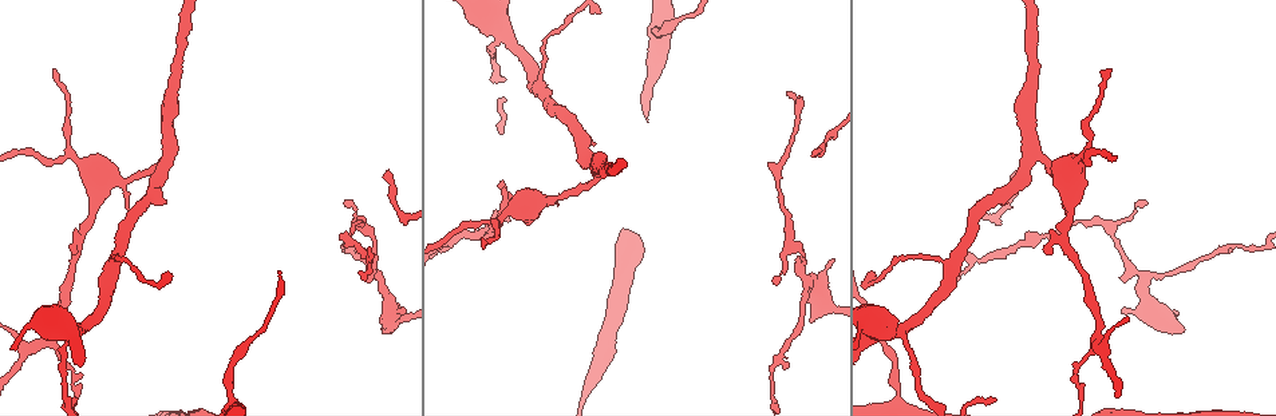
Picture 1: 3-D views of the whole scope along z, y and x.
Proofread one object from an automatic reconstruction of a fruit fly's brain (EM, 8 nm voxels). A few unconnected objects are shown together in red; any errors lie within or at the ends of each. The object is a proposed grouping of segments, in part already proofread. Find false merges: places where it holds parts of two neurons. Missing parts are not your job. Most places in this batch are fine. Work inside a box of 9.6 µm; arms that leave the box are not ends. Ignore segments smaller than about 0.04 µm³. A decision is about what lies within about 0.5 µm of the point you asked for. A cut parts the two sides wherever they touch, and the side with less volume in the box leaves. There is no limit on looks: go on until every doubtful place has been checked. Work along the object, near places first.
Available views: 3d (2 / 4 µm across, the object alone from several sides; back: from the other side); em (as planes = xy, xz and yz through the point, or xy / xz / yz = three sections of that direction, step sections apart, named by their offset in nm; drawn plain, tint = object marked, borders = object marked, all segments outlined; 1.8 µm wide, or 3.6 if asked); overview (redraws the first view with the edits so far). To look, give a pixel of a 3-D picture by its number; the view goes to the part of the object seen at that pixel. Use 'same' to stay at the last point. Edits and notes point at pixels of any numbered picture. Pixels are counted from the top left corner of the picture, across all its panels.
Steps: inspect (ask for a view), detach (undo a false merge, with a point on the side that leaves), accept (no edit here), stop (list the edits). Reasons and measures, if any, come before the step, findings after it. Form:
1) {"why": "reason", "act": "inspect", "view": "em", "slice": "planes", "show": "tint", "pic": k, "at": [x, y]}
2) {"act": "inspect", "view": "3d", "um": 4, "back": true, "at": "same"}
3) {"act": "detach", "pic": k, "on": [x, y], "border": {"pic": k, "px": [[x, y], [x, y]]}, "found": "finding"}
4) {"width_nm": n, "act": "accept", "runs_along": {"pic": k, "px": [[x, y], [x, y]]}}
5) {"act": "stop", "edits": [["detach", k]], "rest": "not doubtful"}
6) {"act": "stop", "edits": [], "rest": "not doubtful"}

{"why": "calibre changes", "act": "inspect", "view": "3d", "um": 4, "pic": 1, "at": [1153, 314]}

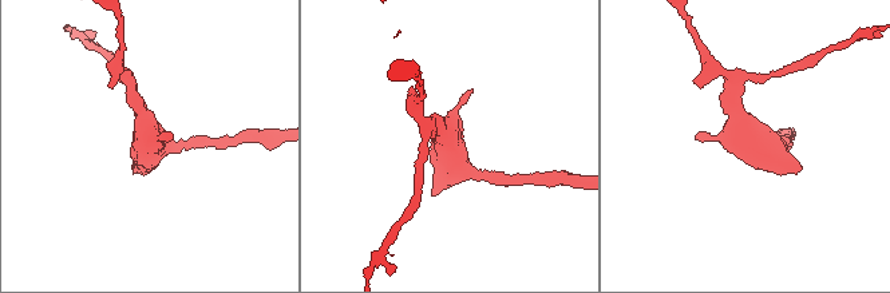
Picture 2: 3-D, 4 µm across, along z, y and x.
{"why": "now the EM", "act": "inspect", "view": "em", "slice": "yz", "step": 4, "show": "tint", "pic": 2, "at": [148, 141]}

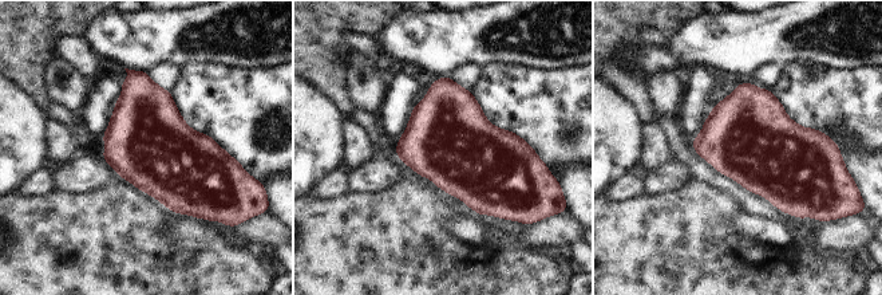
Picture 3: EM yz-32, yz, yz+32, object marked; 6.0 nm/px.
{"act": "inspect", "view": "em", "slice": "planes", "show": "tint", "at": "same"}

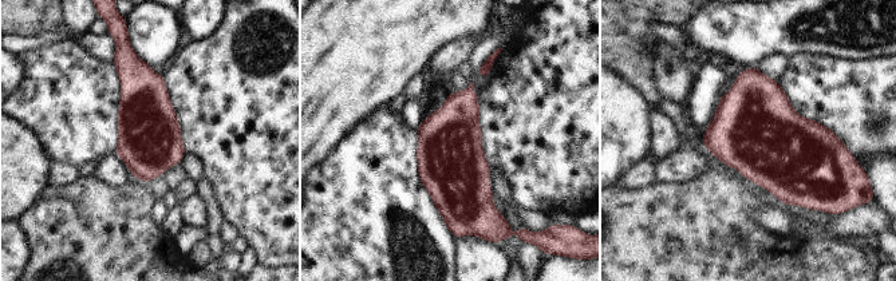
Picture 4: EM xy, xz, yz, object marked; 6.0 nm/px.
{"act": "accept", "found": "one neuron here"}

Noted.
{"why": "three-way junction", "act": "inspect", "view": "3d", "um": 4, "pic": 1, "at": [905, 338]}

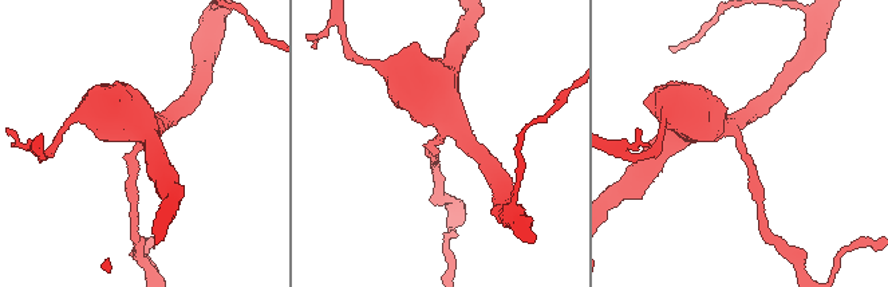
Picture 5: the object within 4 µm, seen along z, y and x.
{"arms": 3, "why": "now the EM", "act": "inspect", "view": "em", "slice": "planes", "show": "plain", "pic": 5, "at": [136, 142]}

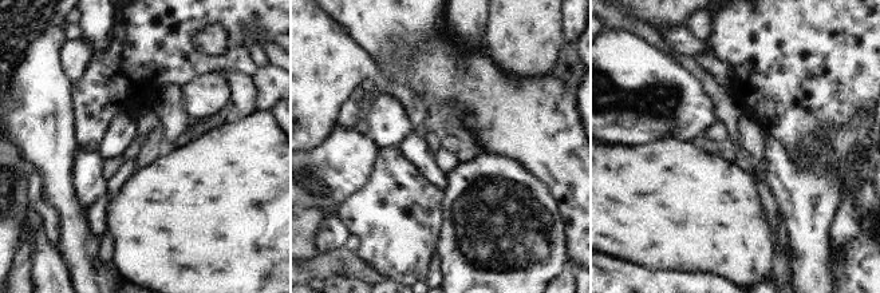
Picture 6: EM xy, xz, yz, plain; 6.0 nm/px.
{"why": "where the object lies", "act": "inspect", "view": "em", "slice": "planes", "show": "tint", "at": "same"}

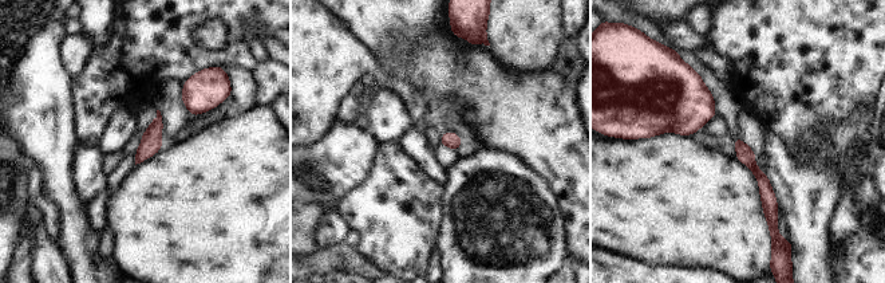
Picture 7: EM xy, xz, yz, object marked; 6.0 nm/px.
{"act": "accept", "runs_along": {"pic": 7, "px": [[738, 141], [765, 184], [769, 216]]}, "found": "continuous, no second neuron"}

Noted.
{"why": "a fork", "act": "inspect", "view": "3d", "um": 4, "pic": 1, "at": [1094, 338]}

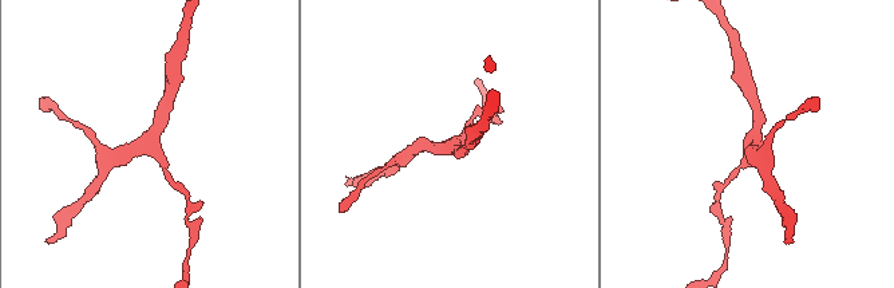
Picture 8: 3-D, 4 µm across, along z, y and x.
{"arms": 3, "act": "inspect", "view": "em", "slice": "planes", "show": "tint", "pic": 8, "at": [751, 140]}

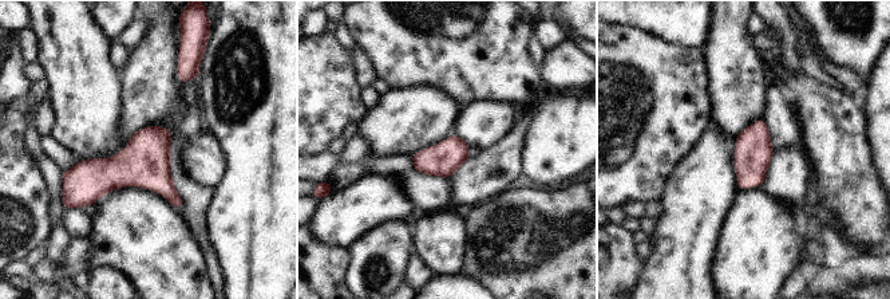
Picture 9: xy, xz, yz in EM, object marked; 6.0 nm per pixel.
{"act": "accept", "found": "one neuron here"}

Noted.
{"act": "stop", "edits": [], "rest": "not doubtful"}

